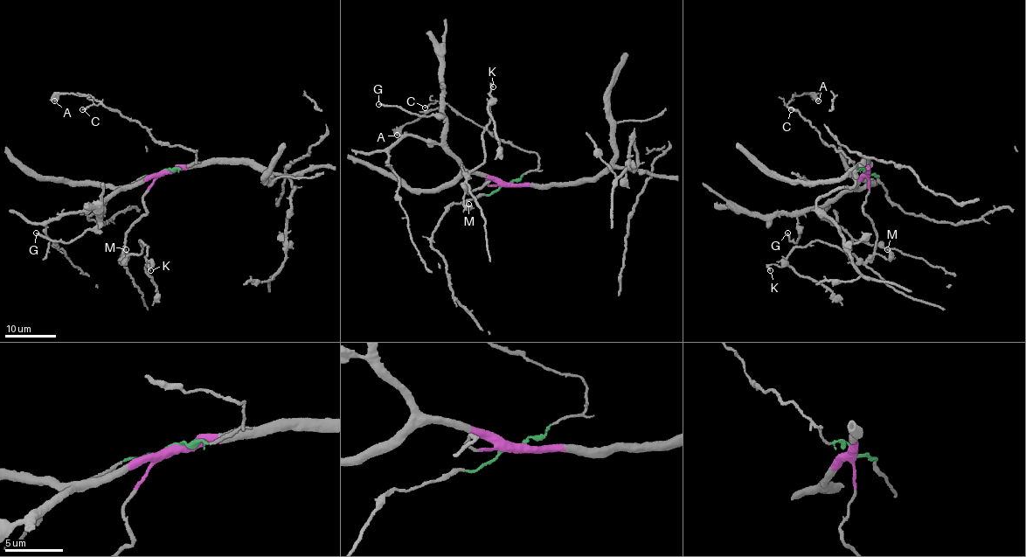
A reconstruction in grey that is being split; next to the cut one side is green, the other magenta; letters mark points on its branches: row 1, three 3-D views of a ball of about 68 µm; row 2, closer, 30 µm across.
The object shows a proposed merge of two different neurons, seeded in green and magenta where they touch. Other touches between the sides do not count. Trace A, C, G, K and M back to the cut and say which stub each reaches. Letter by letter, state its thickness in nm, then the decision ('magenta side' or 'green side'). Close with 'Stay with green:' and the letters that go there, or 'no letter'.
A: 480 nm thick; green side
C: 130 nm thick; green side
G: 200 nm thick; magenta side
K: 130 nm thick; magenta side
M: 240 nm thick; magenta side
Stay with green: A, C

